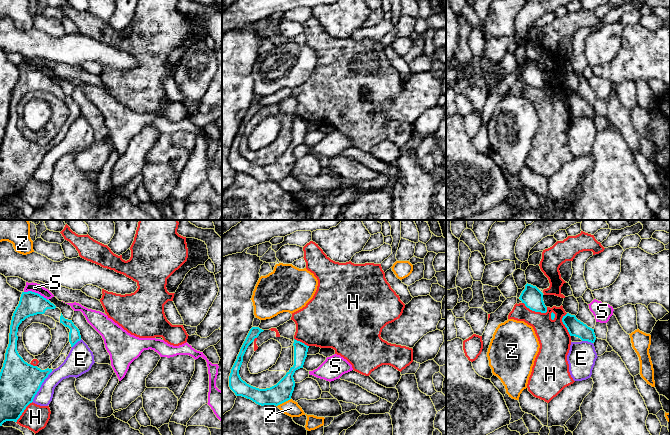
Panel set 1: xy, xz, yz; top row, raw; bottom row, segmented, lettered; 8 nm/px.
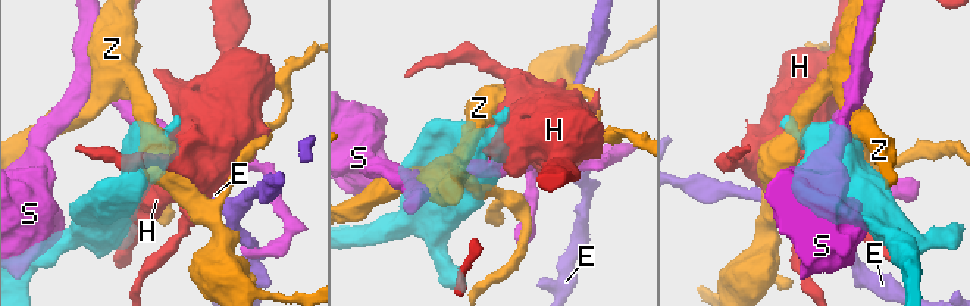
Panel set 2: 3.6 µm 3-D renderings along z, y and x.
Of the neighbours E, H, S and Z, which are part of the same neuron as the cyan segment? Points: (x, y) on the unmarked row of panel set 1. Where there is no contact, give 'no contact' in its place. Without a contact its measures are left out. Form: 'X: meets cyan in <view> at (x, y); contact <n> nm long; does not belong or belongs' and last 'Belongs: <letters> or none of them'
E: meets cyan in xy at (40, 162); contact 300 nm long; does not belong
H: meets cyan in yz at (535, 87); contact 220 nm long; does not belong
S: meets cyan in xy at (36, 69); contact 200 nm long; does not belong
Z: meets cyan in xz at (283, 178); contact 130 nm long; does not belong
Belongs: none of them

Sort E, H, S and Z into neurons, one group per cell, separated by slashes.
E / H / S / Z

